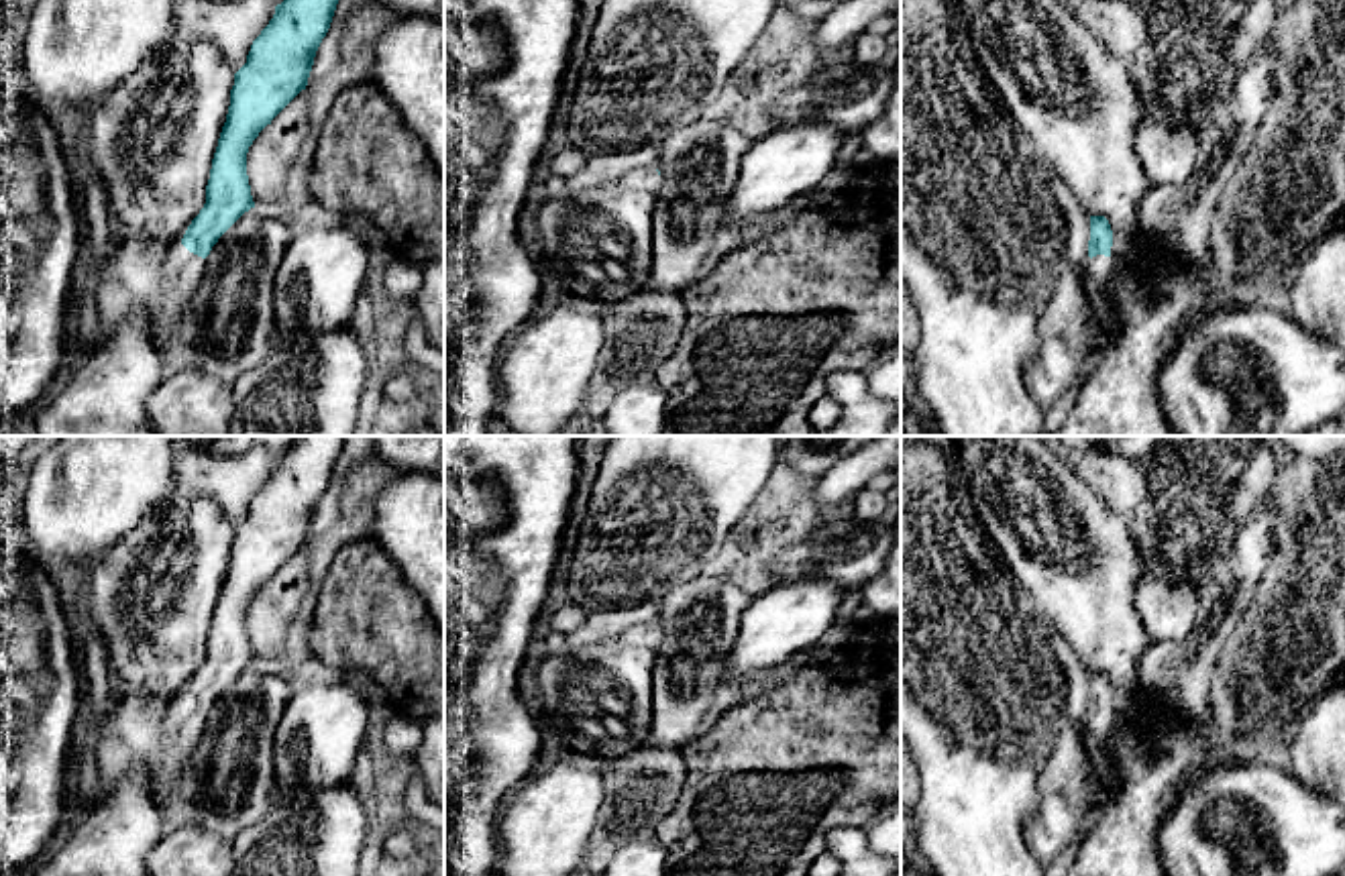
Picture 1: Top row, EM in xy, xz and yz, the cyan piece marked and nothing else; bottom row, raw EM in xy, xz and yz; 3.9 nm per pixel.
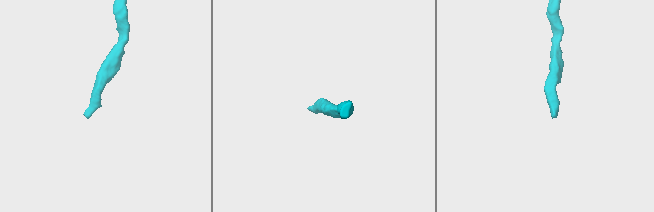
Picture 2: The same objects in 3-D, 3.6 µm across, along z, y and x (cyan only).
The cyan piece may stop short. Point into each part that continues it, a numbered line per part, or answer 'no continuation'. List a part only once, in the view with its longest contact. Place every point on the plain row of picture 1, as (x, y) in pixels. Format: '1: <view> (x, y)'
1: xy (176, 756)

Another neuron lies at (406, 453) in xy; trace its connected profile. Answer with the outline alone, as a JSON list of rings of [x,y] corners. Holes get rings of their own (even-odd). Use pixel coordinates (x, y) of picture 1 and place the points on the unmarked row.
[[[373,436],[375,458],[397,471],[432,473],[444,479],[444,436]]]

